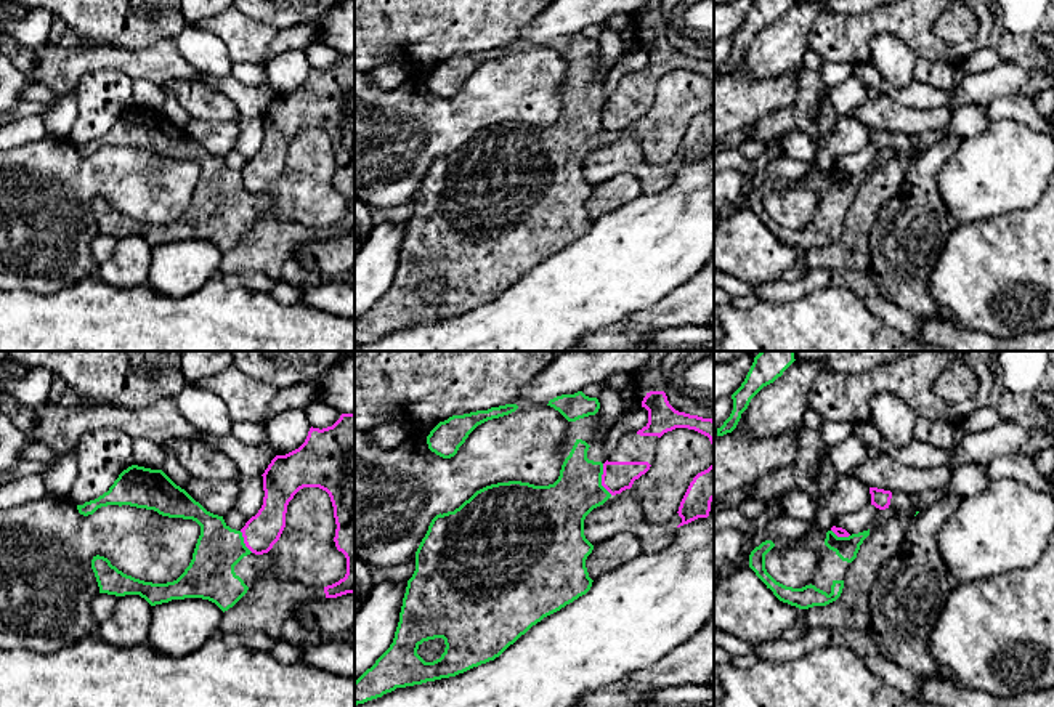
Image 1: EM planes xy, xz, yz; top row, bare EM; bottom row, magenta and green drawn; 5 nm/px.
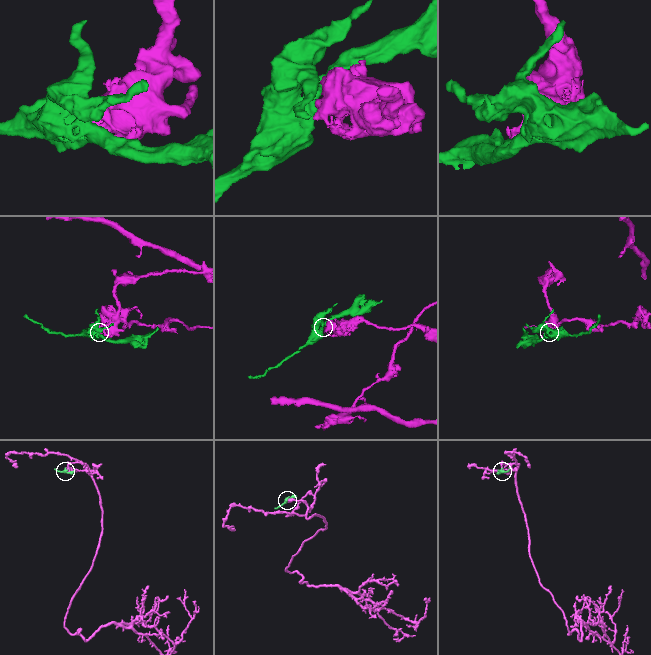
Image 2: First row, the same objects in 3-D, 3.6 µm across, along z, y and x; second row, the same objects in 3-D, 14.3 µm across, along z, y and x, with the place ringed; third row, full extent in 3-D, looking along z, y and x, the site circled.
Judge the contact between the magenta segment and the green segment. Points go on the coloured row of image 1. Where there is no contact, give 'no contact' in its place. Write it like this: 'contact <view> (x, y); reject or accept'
contact xz (602, 480); reject

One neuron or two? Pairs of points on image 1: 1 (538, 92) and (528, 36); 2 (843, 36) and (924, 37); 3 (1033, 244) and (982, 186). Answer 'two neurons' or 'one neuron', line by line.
1: two neurons
2: one neuron
3: two neurons

